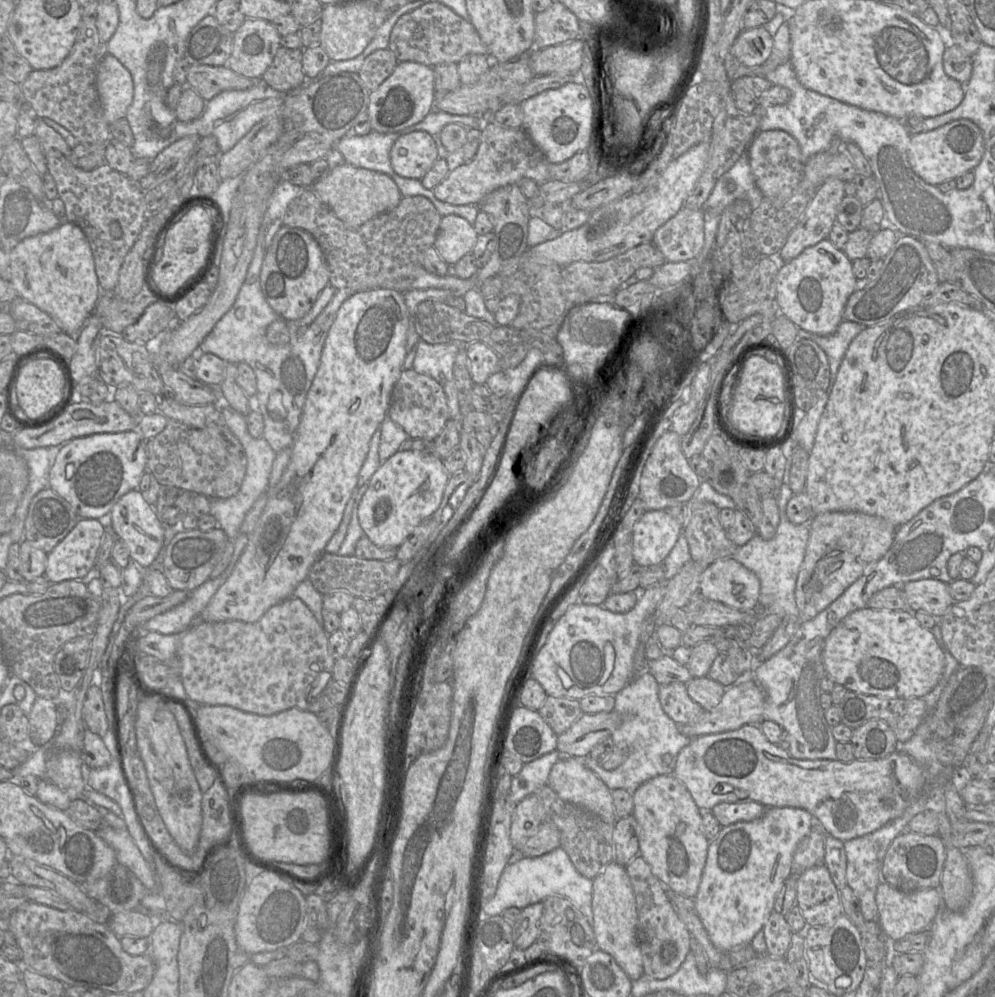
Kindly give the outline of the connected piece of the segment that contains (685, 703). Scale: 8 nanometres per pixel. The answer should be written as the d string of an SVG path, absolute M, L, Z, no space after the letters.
M673 682L659 685L658 697L663 711L678 725L698 719L704 709L687 693L687 684Z

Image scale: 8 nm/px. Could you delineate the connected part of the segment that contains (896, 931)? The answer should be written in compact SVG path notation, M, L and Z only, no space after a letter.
M882 880L877 888L876 904L882 930L890 940L897 941L929 928L942 907L942 892L940 888L903 892Z

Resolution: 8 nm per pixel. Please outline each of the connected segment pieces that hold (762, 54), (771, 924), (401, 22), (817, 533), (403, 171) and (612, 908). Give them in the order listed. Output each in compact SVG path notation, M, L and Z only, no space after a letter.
M763 27L743 30L730 49L731 55L747 67L762 65L770 56L773 36Z
M772 911L764 927L766 954L773 958L784 958L790 947L792 932L785 916Z
M439 2L426 3L401 16L391 31L388 49L394 53L398 62L417 62L430 67L458 63L469 54L488 55L472 23Z
M855 511L814 515L808 526L809 539L795 588L798 624L813 619L853 584L869 565L881 559L890 549L898 528L882 517Z
M426 131L401 135L390 150L393 170L409 179L421 180L438 158L435 140Z
M612 861L593 879L592 912L599 949L610 954L632 981L639 979L644 969L637 939L638 914L626 866Z

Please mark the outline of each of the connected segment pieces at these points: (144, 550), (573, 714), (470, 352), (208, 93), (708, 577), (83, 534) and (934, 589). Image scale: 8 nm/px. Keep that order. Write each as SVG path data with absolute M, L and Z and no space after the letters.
M135 489L123 495L110 513L111 530L117 539L123 540L129 548L130 559L145 568L159 562L167 542L167 527L162 523L153 506L148 504L142 493Z
M547 696L538 710L543 720L560 735L582 715L579 700Z
M481 341L468 344L466 354L468 370L475 384L485 384L491 374L500 370L500 356Z
M190 65L186 74L186 86L193 88L205 101L226 90L247 89L255 82L227 66Z
M732 557L718 559L702 570L699 593L744 612L757 610L758 576Z
M79 518L70 533L48 553L44 575L49 582L86 581L95 573L95 560L105 531L97 519Z
M936 579L910 581L901 586L906 595L908 609L923 611L941 618L954 603L949 584Z

